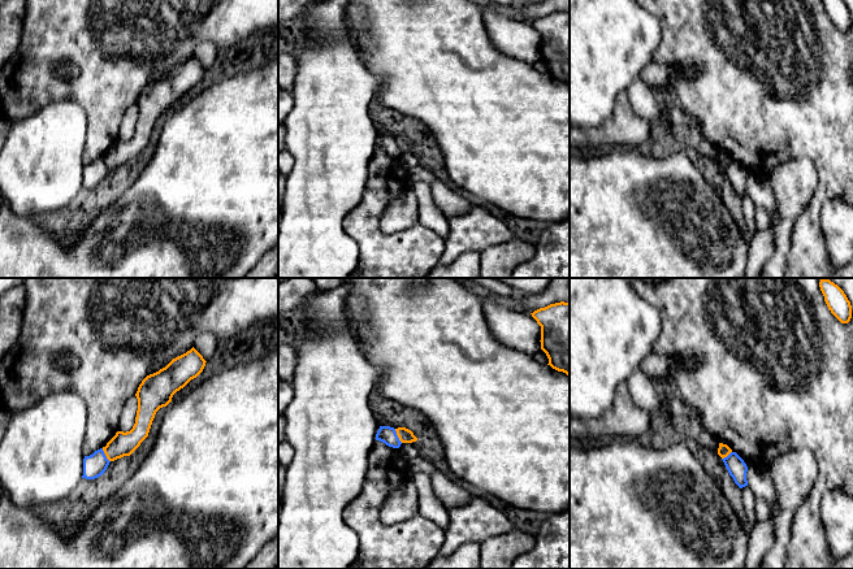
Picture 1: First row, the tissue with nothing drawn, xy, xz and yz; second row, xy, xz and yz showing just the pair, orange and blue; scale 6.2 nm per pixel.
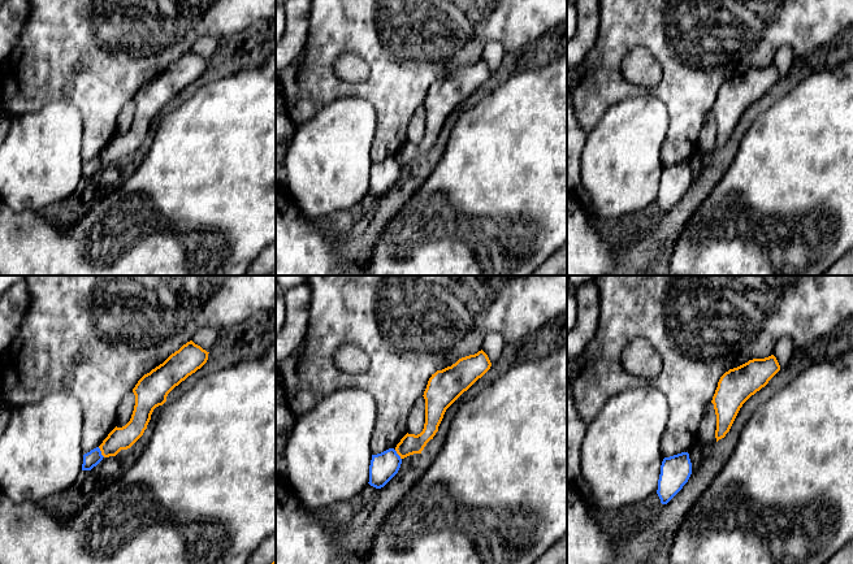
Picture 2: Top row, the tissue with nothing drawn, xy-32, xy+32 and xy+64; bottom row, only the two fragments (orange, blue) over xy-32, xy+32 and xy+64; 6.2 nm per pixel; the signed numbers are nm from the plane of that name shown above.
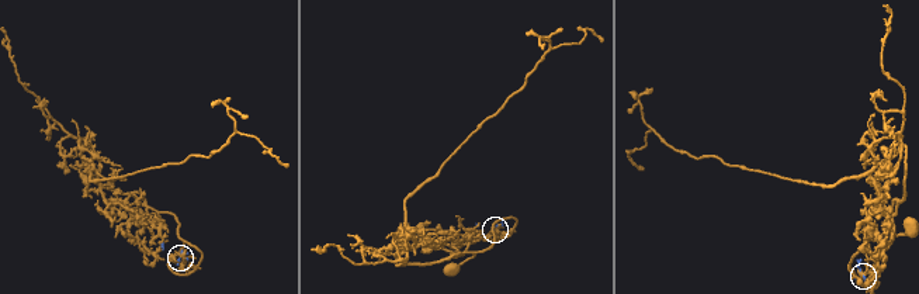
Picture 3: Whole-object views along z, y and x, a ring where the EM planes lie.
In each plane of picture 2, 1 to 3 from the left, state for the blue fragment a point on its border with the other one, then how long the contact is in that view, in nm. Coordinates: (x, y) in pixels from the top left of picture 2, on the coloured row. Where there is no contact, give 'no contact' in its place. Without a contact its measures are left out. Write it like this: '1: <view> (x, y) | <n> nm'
1: xy-32 (102, 452) | 80 nm
2: xy+32 (398, 454) | 80 nm
3: no contact

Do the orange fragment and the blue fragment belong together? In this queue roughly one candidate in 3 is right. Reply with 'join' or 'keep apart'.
keep apart

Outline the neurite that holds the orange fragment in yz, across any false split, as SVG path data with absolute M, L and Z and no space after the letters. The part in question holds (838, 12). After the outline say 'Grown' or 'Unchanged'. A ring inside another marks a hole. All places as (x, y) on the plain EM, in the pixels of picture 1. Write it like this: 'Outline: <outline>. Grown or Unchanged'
Outline: M822 0L831 22L841 31L848 32L852 27L852 14L844 0Z. Unchanged

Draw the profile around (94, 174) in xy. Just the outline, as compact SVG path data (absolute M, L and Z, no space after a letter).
M103 157L95 160L90 165L85 165L82 187L95 188L100 186L107 179L109 171L111 170L107 168Z

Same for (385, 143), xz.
M380 135L376 143L376 149L380 149L393 157L399 157L402 153L402 151L399 149L397 144L395 138L390 135Z

